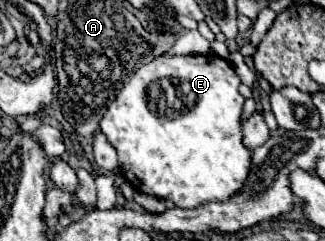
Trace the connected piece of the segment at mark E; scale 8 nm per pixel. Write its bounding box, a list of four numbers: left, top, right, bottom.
[100,55,252,209]

